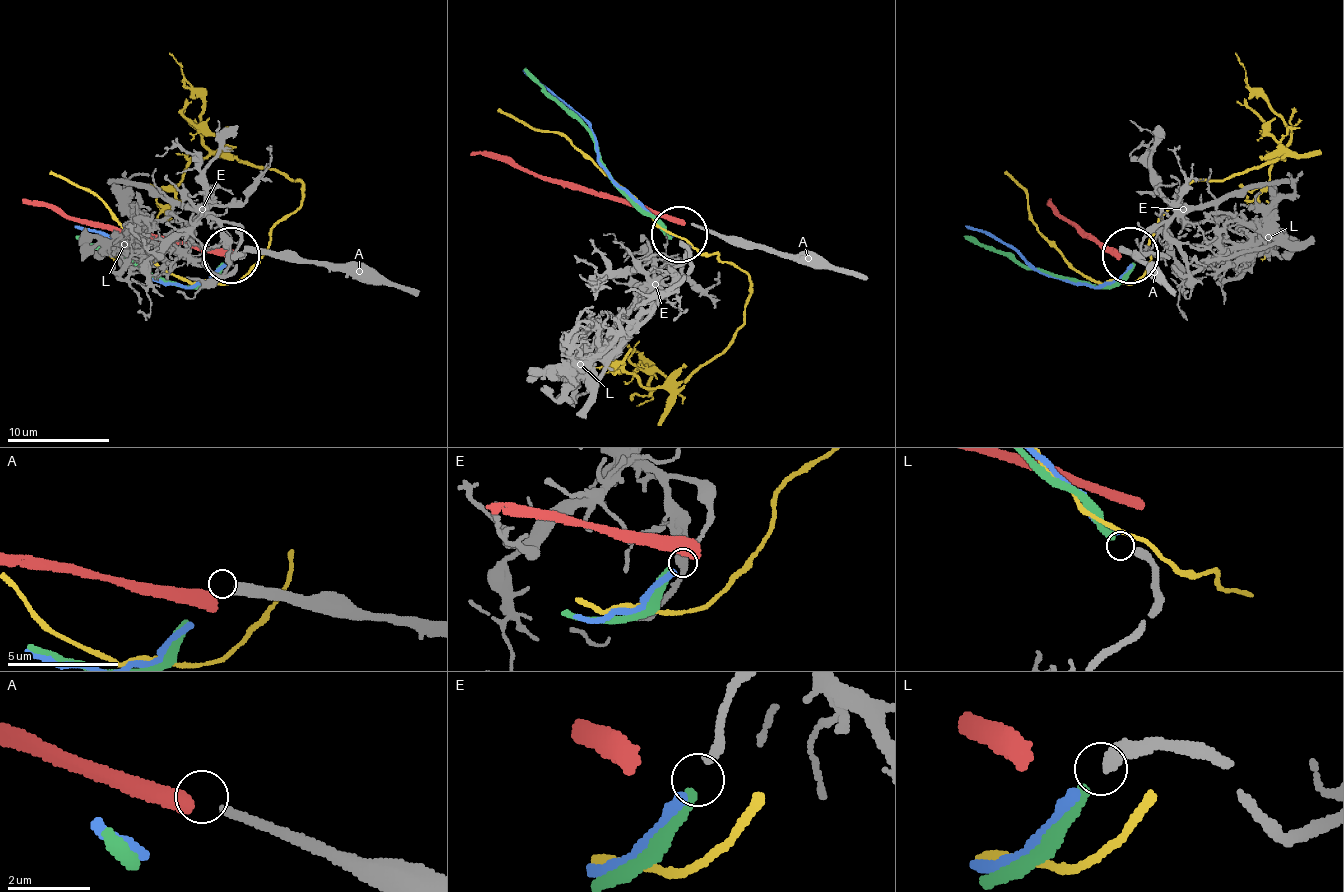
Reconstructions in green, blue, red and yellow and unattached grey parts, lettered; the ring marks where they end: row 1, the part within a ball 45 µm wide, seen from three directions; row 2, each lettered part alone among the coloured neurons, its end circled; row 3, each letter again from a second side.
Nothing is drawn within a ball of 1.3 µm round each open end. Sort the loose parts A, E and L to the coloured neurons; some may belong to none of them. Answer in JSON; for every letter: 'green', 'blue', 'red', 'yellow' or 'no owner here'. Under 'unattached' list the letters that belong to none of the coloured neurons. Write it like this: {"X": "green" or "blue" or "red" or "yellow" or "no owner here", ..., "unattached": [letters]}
{"A": "no owner here", "E": "blue", "L": "green", "unattached": ["A"]}

